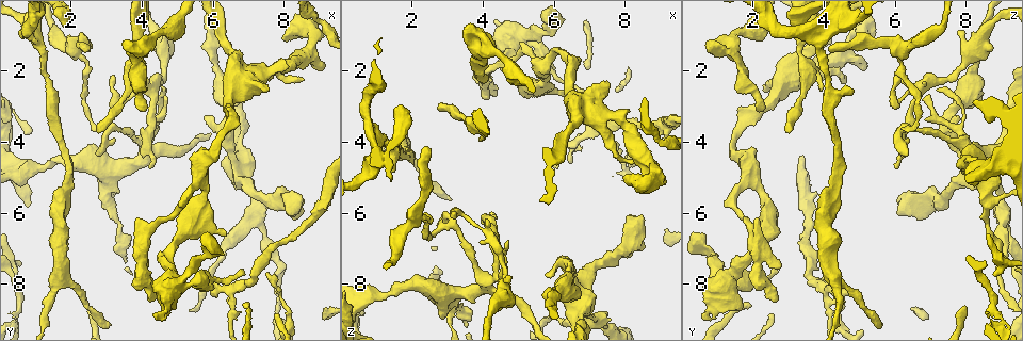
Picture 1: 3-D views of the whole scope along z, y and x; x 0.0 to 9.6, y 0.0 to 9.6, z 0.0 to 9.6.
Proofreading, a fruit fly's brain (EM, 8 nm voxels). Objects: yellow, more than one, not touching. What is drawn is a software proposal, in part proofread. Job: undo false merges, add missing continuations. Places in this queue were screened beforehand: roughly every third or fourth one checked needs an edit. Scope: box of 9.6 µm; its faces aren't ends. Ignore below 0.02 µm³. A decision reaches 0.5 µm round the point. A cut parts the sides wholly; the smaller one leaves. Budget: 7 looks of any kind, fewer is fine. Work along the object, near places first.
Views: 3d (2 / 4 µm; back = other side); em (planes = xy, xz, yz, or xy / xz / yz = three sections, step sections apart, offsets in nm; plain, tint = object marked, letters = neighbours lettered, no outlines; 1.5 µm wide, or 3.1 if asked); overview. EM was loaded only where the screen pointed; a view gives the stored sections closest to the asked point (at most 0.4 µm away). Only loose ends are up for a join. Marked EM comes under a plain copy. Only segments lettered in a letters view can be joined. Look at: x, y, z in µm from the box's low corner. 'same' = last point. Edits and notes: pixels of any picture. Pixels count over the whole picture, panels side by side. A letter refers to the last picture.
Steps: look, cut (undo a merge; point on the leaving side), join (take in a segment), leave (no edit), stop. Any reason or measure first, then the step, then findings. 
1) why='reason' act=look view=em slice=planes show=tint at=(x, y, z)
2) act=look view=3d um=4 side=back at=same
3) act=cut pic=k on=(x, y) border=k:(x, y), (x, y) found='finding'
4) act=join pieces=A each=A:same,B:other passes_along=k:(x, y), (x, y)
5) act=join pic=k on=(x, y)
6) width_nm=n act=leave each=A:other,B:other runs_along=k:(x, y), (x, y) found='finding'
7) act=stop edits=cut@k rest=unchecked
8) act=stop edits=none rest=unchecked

why='thick end' act=look view=3d um=4 at=(8.00, 1.15, 5.00)

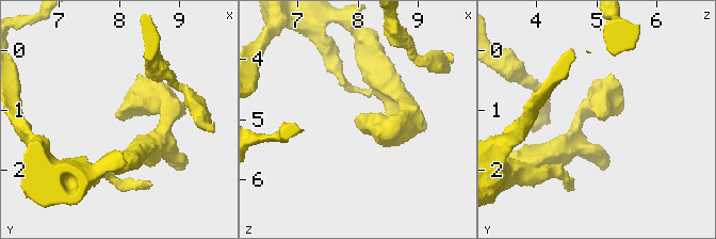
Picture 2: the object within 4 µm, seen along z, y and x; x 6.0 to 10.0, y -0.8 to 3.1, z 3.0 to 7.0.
why='need the tissue' act=look view=em slice=planes show=letters at=(7.95, 1.10, 5.05)

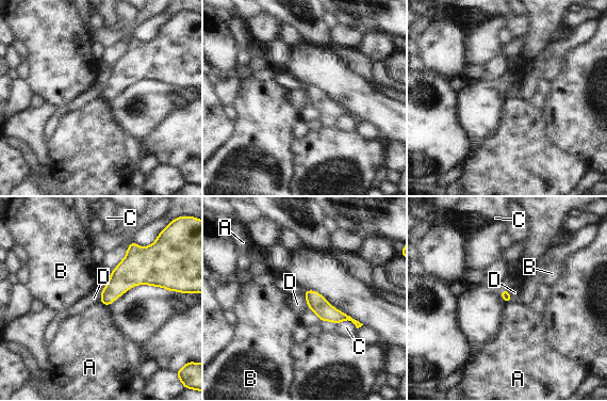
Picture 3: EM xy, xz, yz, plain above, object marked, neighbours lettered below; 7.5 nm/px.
act=leave each=A:other,B:other,C:other,D:other border=3:(302, 293), (308, 307) found='no lettered segment goes on from it'

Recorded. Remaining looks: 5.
why='an open end' act=look view=em slice=xy step=4 show=letters at=(4.10, 3.10, 2.10)

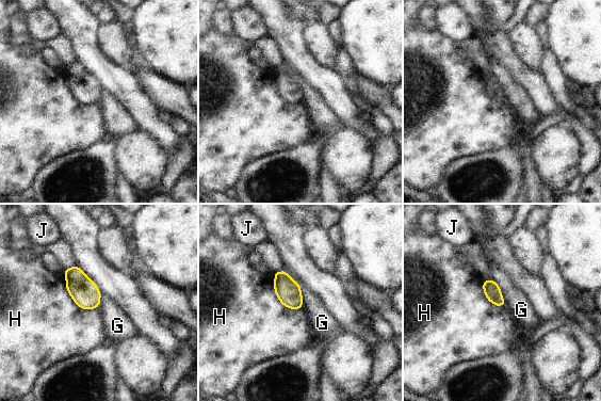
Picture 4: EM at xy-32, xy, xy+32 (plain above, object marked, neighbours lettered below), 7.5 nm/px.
act=look view=em slice=planes show=letters at=same

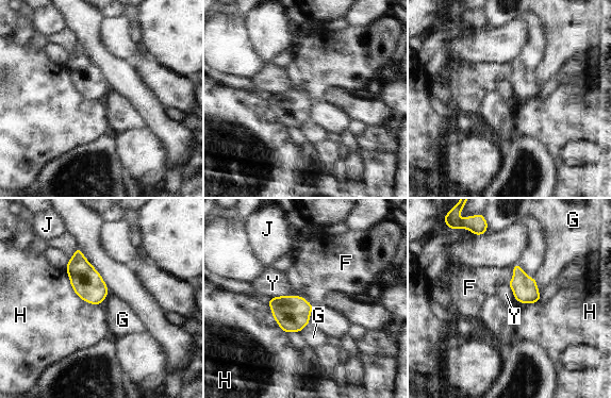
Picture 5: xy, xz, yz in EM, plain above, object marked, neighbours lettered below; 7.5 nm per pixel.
width_nm=190 longest_contact=F:220nm act=leave each=F:other,G:other,H:other,J:other,Y:other found='no lettered segment goes on from it'

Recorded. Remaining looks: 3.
why='a narrow waist' act=look view=3d um=2 at=(5.85, 7.20, 0.90)

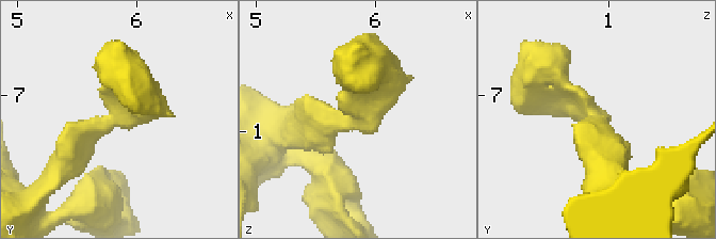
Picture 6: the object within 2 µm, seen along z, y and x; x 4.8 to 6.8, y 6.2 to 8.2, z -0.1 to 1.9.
arm_widths_nm=240,340 act=look view=em slice=planes show=letters at=(5.88, 7.18, 0.88)

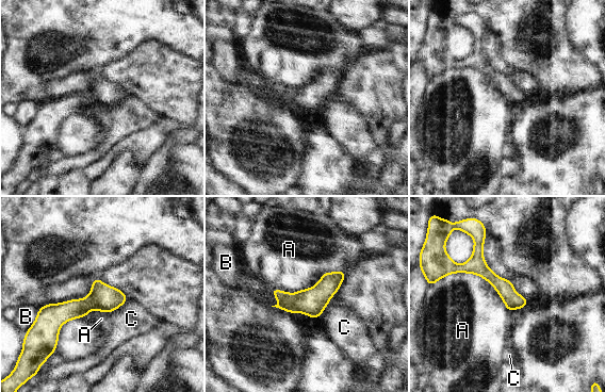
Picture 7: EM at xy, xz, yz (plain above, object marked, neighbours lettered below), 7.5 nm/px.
act=leave each=A:other,B:other,C:other runs_along=7:(123, 297), (41, 314) found='all the same neuron'

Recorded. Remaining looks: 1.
act=stop edits=none rest=unchecked

